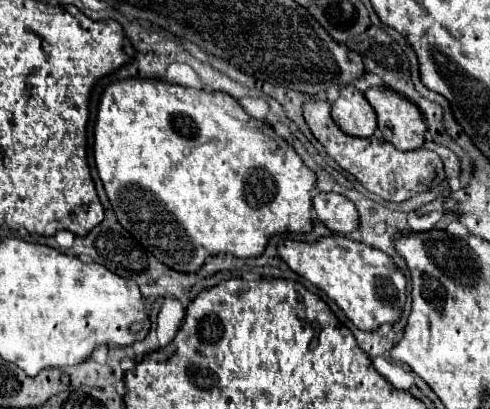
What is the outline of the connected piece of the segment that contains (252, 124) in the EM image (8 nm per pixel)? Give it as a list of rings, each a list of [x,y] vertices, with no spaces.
[[[126,79],[126,81],[116,81],[108,85],[100,97],[98,105],[98,117],[96,117],[96,127],[94,127],[94,159],[98,167],[98,175],[104,183],[104,189],[108,193],[108,199],[112,203],[112,209],[130,231],[130,235],[144,247],[148,249],[160,263],[168,265],[174,271],[184,271],[184,273],[196,273],[208,257],[212,255],[234,255],[234,257],[260,257],[268,245],[268,239],[272,235],[280,233],[310,233],[312,231],[312,191],[316,187],[316,175],[302,163],[298,153],[290,143],[286,143],[282,137],[274,133],[272,127],[264,125],[262,121],[250,117],[240,103],[230,97],[228,93],[222,91],[208,91],[208,89],[190,89],[190,87],[180,87],[180,85],[170,85],[166,81],[146,81],[146,79]]]

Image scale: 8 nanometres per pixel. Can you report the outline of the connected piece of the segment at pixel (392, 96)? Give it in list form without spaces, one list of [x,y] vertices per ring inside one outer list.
[[[370,87],[364,91],[368,103],[378,115],[378,129],[382,139],[394,143],[402,151],[412,151],[424,145],[426,125],[420,109],[394,89]]]

